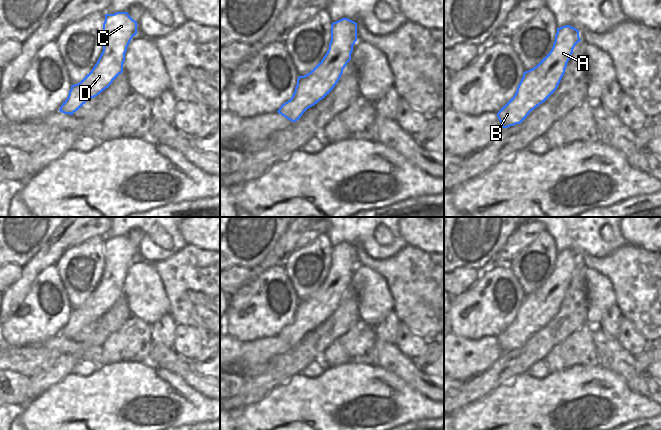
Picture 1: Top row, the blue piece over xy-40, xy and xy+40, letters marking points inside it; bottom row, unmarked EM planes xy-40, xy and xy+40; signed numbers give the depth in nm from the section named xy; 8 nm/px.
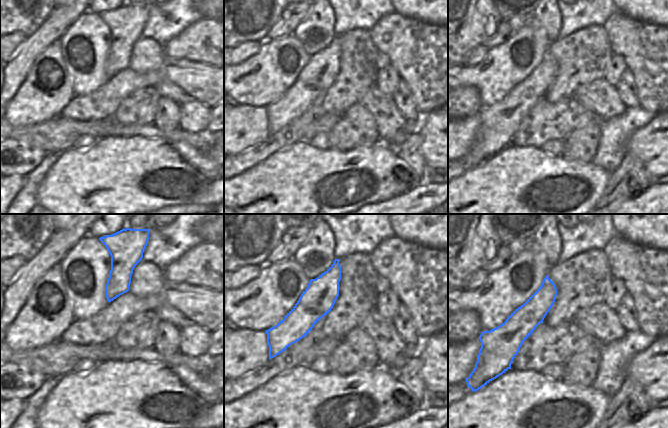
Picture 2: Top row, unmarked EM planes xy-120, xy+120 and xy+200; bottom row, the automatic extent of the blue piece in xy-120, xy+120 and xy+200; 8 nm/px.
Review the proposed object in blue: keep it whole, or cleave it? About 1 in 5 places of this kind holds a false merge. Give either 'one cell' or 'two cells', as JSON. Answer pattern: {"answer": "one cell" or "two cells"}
{"answer": "one cell"}

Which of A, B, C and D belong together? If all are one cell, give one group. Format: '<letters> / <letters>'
A B C D

